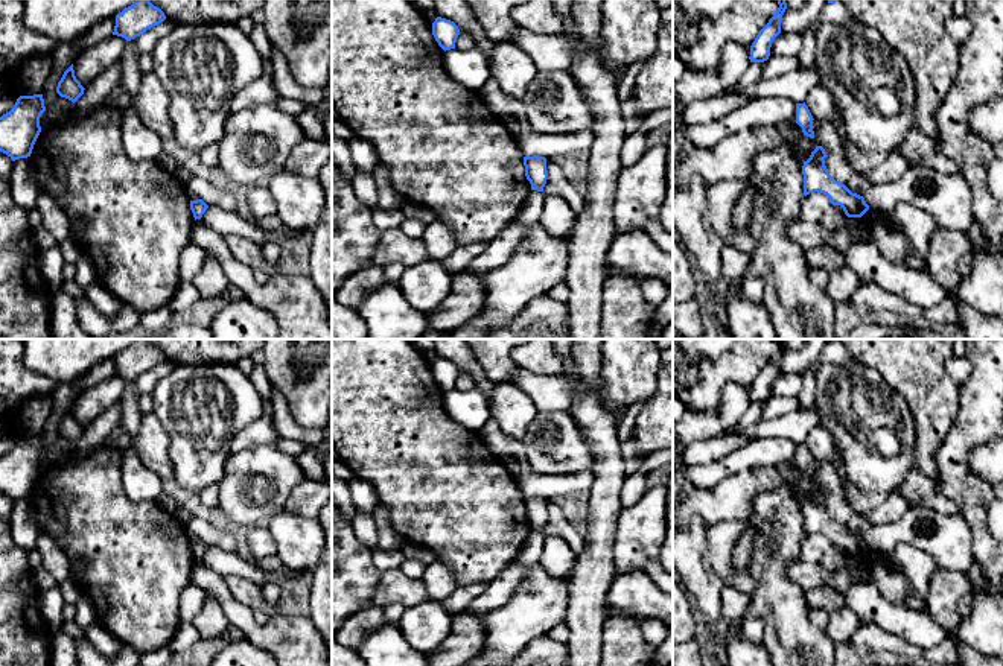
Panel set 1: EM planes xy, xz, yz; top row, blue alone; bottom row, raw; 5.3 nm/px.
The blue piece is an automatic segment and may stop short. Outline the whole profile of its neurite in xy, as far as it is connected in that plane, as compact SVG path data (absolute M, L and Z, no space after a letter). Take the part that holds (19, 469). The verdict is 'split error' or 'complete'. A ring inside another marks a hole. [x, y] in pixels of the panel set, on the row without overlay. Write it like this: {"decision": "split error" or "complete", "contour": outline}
{"decision": "complete", "contour": "M43 435L20 436L14 449L0 458L0 493L12 502L30 497L44 452Z"}

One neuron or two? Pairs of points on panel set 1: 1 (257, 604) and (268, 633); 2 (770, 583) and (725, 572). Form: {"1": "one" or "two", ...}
{"1": "two", "2": "two"}

